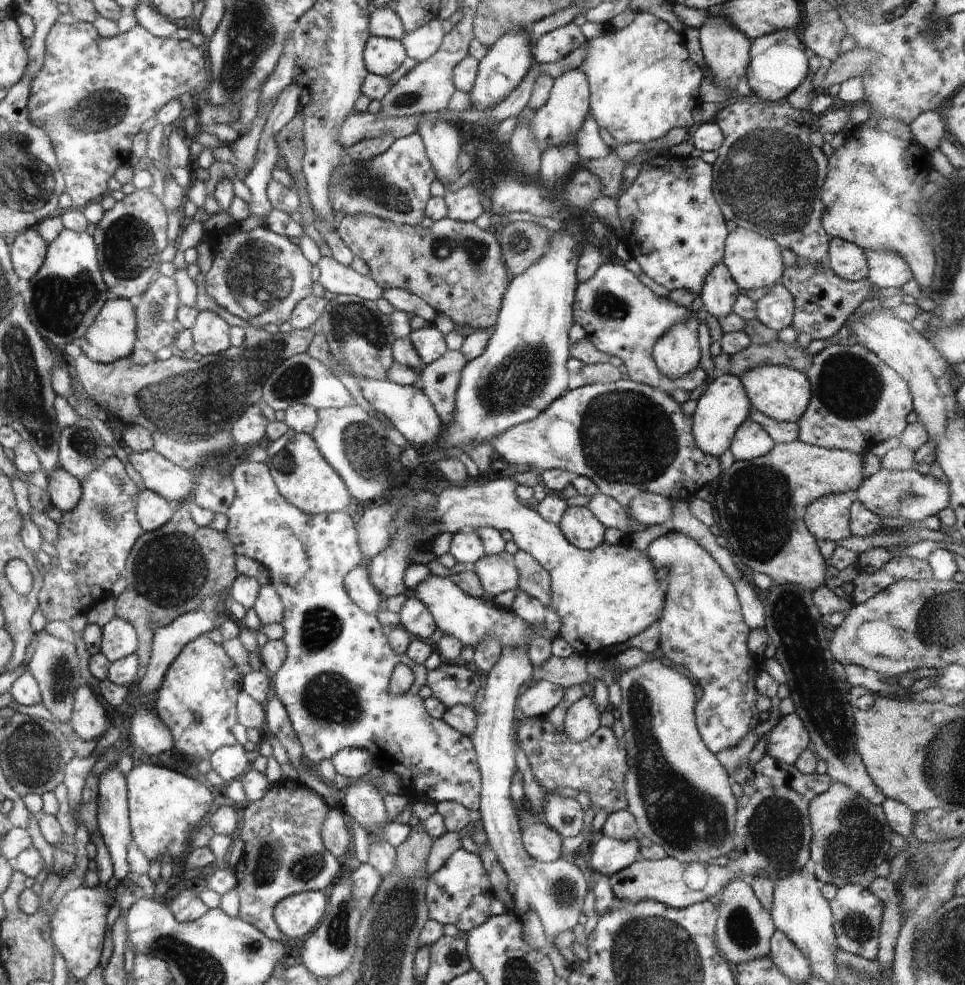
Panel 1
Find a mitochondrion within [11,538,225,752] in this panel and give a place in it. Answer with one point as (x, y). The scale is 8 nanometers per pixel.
(62, 673)

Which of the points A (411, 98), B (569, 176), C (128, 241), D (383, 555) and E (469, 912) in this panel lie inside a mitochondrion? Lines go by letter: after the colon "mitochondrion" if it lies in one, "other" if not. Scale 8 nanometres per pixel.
A: mitochondrion
B: other
C: mitochondrion
D: other
E: other

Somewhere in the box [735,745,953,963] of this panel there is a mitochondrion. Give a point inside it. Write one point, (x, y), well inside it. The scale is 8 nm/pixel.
(857, 844)

